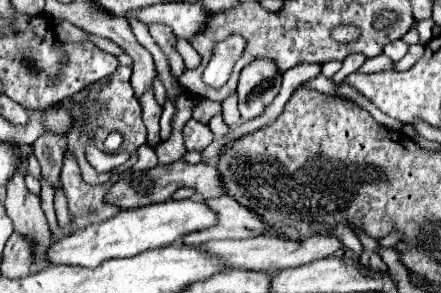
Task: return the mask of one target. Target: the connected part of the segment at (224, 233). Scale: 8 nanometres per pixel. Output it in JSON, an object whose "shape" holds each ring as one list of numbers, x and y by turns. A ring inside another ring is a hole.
{"shape":[[222,196,206,202,210,204,210,208,218,212,220,222,214,228,184,236,184,244,188,246,200,246,200,244,206,244,212,240,224,240,224,238,244,240,244,238,254,238,268,232,268,226,264,224,264,220,250,208,238,204,238,200,234,200,232,196]]}

